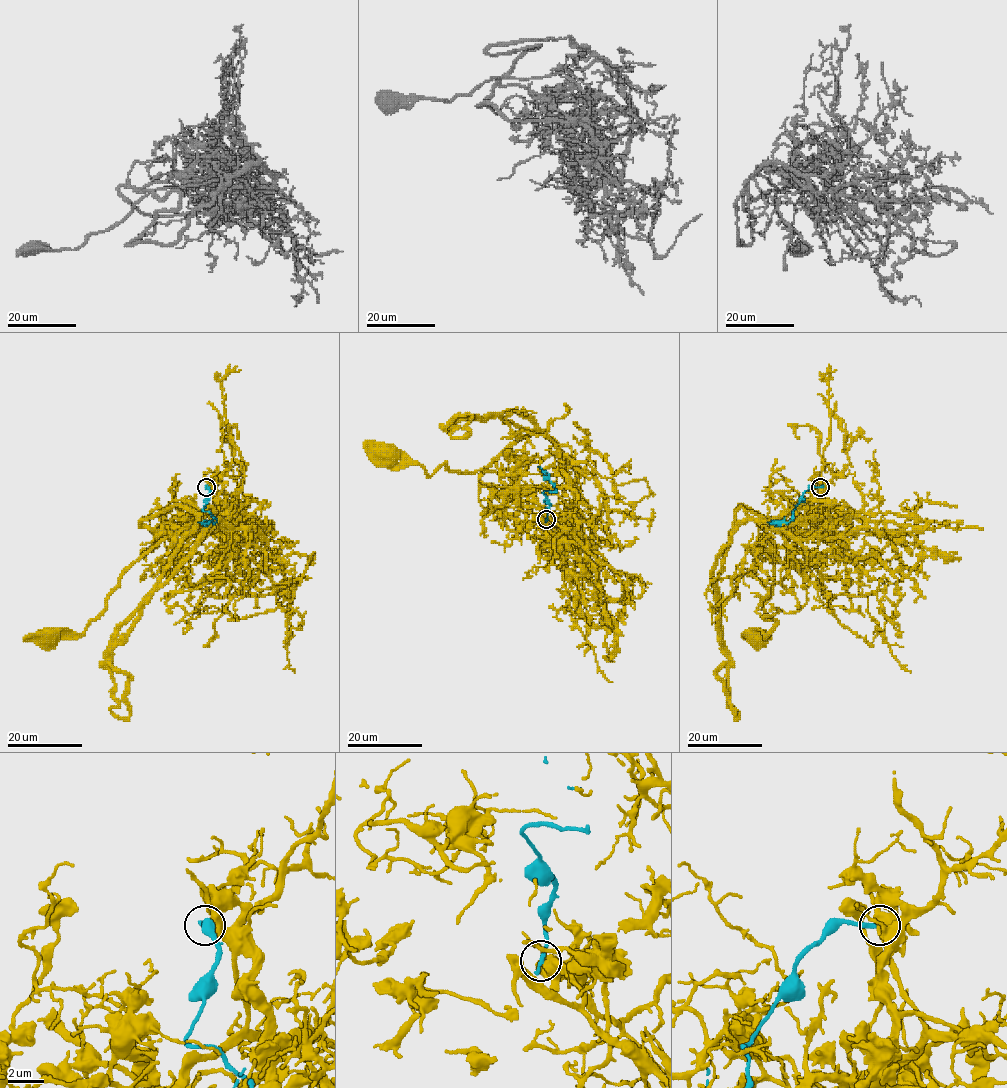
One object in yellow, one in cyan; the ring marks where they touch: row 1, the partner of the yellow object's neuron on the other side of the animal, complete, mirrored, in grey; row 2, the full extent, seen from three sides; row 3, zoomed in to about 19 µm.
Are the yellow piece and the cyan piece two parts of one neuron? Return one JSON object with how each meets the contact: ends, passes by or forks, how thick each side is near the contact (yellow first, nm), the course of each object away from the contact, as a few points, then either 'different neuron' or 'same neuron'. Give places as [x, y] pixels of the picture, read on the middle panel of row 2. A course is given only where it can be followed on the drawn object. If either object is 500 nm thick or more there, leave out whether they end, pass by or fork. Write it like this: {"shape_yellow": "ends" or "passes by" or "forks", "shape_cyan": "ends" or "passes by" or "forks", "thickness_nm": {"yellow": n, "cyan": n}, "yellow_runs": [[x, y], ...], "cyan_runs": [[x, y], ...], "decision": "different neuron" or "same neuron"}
{"shape_yellow": "forks", "shape_cyan": "ends", "thickness_nm": {"yellow": 420, "cyan": 300}, "yellow_runs": [[547, 519], [555, 527], [512, 496], [528, 464], [460, 472], [445, 462], [430, 475], [387, 454]], "cyan_runs": [[547, 519], [548, 500], [543, 492], [556, 490], [538, 466]], "decision": "different neuron"}

